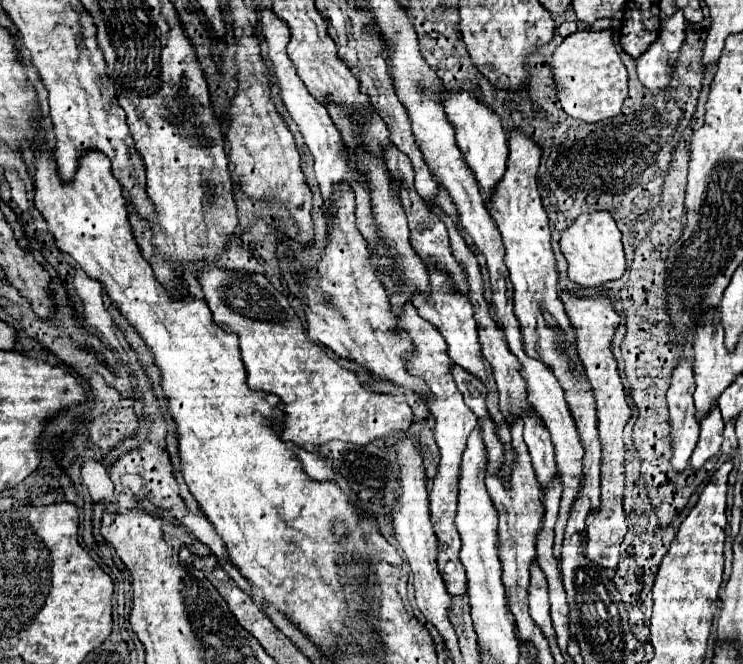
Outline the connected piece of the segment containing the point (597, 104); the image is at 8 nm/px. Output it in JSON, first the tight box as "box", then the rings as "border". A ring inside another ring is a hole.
{"box":[552,30,628,124],"border":[[[580,30],[564,38],[562,44],[554,50],[552,72],[558,86],[558,100],[564,112],[588,124],[614,118],[628,94],[628,72],[614,48],[612,30]]]}

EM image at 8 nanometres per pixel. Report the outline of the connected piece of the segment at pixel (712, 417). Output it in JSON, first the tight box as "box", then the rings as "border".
{"box":[690,406,724,468],"border":[[[718,406],[710,408],[710,412],[700,420],[700,440],[692,452],[690,464],[694,468],[702,468],[704,462],[714,456],[720,450],[722,444],[722,430],[724,430],[724,420],[718,412]]]}

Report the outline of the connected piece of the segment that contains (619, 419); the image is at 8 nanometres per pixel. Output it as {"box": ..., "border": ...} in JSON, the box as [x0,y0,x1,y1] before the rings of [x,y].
{"box":[560,292,632,570],"border":[[[560,292],[560,300],[566,306],[566,312],[574,324],[576,332],[576,346],[578,356],[584,364],[586,376],[592,384],[596,404],[598,404],[598,434],[602,444],[602,468],[600,468],[600,510],[590,514],[586,520],[586,532],[588,532],[588,544],[586,544],[586,556],[592,562],[598,562],[602,568],[616,570],[618,556],[620,556],[620,544],[626,536],[626,514],[622,508],[624,500],[624,440],[622,430],[626,422],[632,416],[630,406],[626,404],[626,392],[618,374],[616,358],[612,354],[612,336],[616,328],[620,326],[620,314],[614,310],[612,302],[602,296],[576,296],[570,292]]]}

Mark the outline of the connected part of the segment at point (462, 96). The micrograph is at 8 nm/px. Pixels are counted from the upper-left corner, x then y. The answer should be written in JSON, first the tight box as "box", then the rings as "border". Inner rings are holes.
{"box":[446,92,508,198],"border":[[[446,92],[446,116],[450,116],[450,122],[454,124],[456,144],[466,164],[472,168],[484,196],[490,198],[496,182],[504,176],[502,172],[506,172],[508,162],[508,134],[502,128],[500,116],[476,96],[470,96],[470,92]]]}

